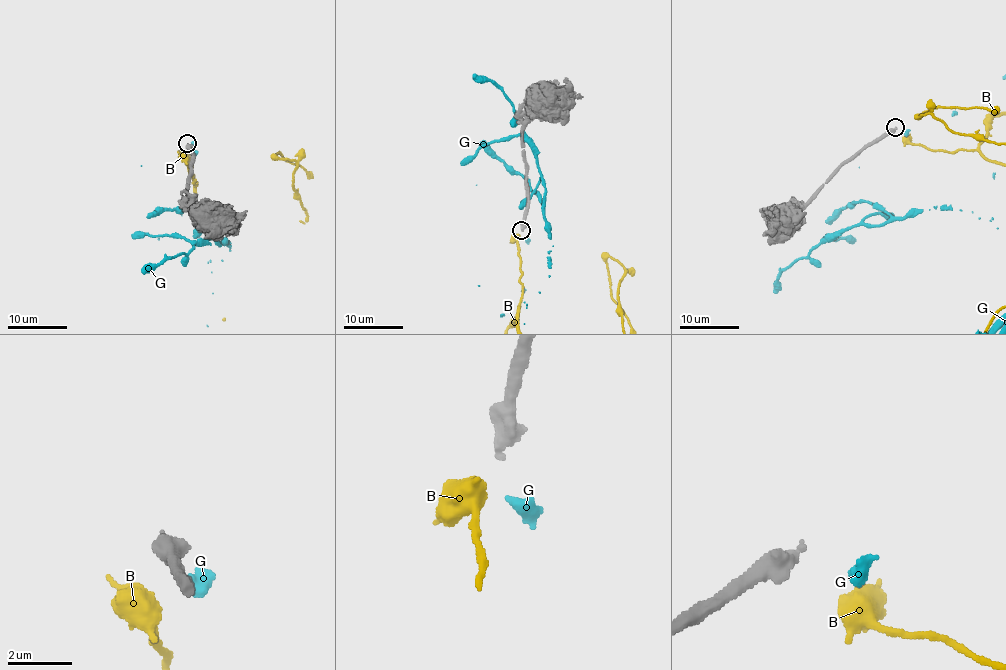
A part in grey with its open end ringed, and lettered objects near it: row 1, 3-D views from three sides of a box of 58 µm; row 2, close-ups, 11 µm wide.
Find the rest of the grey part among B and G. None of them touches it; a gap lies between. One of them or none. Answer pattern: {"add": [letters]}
{"add": []}

